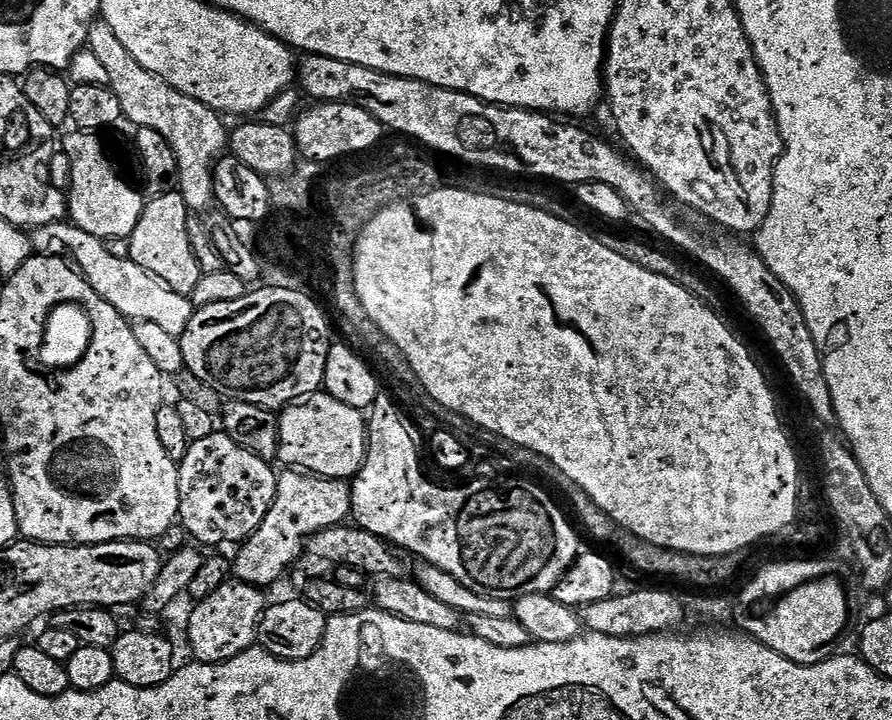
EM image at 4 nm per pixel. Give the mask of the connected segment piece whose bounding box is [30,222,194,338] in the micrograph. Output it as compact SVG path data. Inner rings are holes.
M71 222L46 224L35 229L30 239L37 253L67 257L88 281L88 285L129 321L154 322L154 326L162 326L166 334L177 338L186 330L194 311L191 299L175 292L169 284L162 282L162 278L152 276L129 257L116 258L113 254L108 254L105 241L86 234L86 230L77 228Z

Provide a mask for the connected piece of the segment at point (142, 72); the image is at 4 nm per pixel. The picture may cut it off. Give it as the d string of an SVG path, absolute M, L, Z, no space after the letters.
M103 22L93 23L88 30L87 51L102 62L108 75L107 87L121 104L123 119L136 128L153 128L170 142L176 155L178 191L193 213L200 212L214 200L214 162L225 155L230 144L230 132L219 115L208 105L172 88L161 76L146 71L118 42L114 30Z

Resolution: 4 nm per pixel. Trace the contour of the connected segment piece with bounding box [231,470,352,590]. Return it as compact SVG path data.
M284 470L276 478L272 509L262 518L262 526L239 545L231 561L231 575L239 583L268 590L284 576L284 571L302 556L302 543L315 532L343 524L352 514L352 486L347 480L330 480L303 470Z

